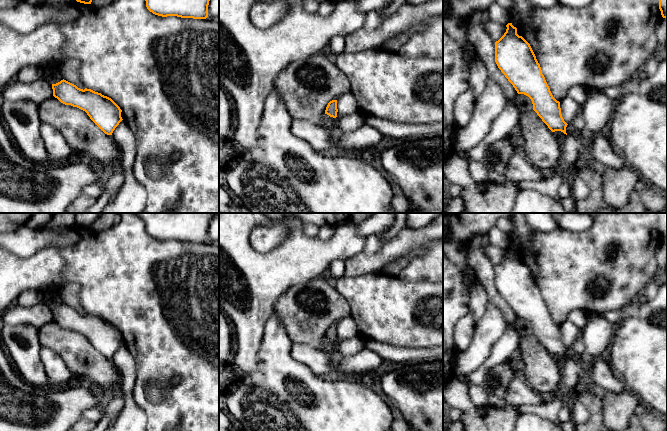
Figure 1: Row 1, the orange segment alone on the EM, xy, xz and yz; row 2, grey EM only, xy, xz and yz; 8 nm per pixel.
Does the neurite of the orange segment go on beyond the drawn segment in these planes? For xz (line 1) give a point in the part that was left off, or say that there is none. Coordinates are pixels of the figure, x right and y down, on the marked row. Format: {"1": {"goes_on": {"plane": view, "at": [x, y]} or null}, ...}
{"1": {"goes_on": null}}

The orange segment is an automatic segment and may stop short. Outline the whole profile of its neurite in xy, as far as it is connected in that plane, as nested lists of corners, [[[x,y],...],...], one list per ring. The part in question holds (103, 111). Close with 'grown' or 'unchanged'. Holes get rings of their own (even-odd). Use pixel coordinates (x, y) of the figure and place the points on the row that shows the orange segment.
[[[61,80],[52,84],[53,96],[65,105],[77,107],[87,113],[90,119],[107,135],[112,135],[123,120],[122,110],[109,97],[91,89],[80,89],[76,85]]]; unchanged

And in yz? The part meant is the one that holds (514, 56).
[[[508,23],[506,27],[504,35],[495,42],[495,62],[498,68],[518,94],[524,94],[531,99],[533,110],[552,132],[561,131],[567,135],[568,124],[562,117],[560,102],[553,97],[530,44],[517,34],[517,28],[512,23]]]; unchanged

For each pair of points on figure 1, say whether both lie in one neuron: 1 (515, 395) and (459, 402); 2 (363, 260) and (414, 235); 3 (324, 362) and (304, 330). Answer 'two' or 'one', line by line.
1: two
2: one
3: two

